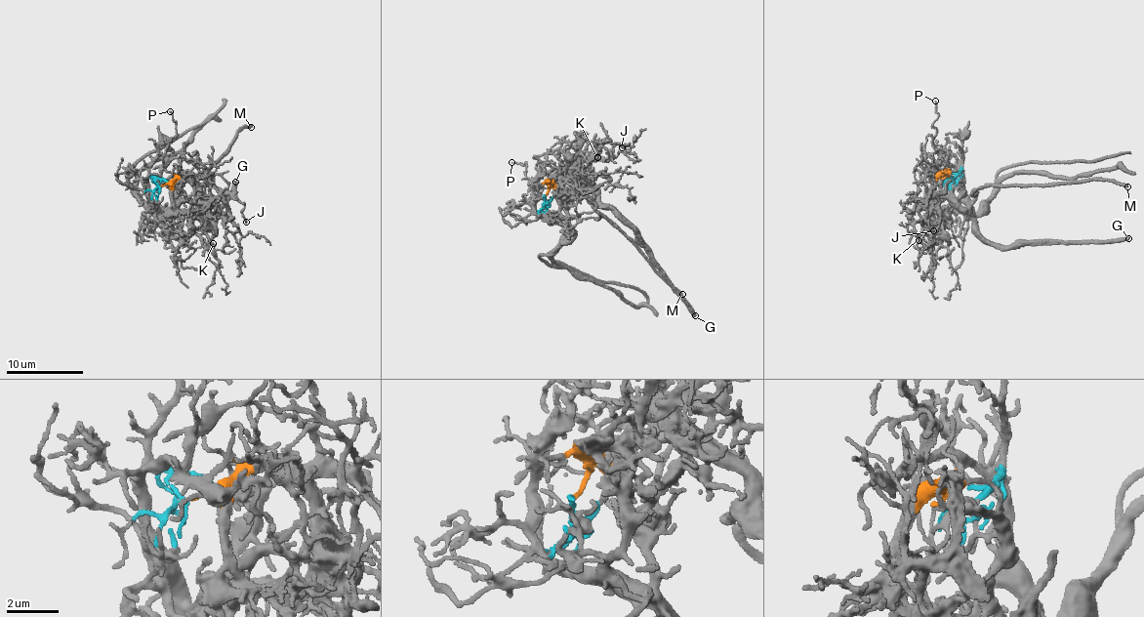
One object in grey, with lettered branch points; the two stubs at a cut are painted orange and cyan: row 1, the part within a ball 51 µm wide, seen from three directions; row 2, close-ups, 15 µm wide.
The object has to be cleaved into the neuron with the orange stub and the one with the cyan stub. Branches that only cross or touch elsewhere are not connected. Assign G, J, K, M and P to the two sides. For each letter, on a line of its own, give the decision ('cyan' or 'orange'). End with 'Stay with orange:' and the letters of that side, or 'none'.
G: orange
J: orange
K: orange
M: orange
P: cyan
Stay with orange: G, J, K, M

